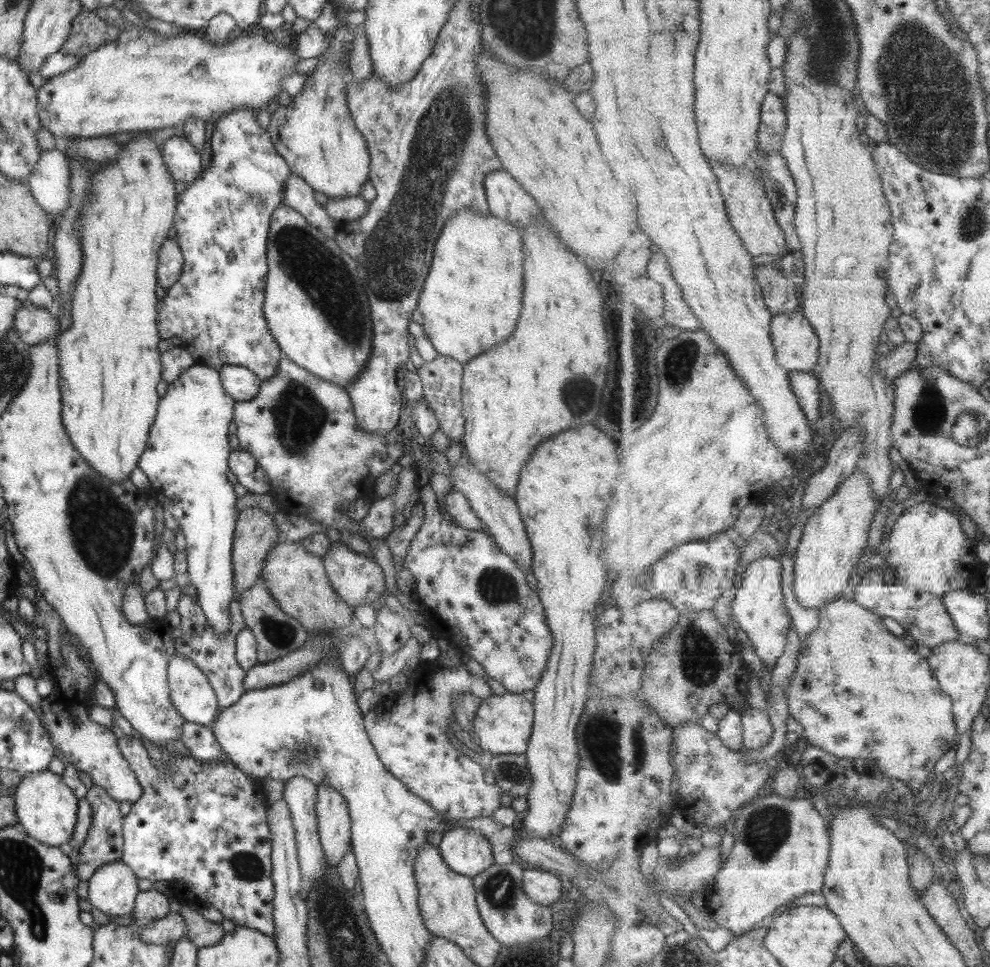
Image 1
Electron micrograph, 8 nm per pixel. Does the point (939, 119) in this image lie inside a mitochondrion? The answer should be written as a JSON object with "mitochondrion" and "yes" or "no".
{"mitochondrion":"yes"}

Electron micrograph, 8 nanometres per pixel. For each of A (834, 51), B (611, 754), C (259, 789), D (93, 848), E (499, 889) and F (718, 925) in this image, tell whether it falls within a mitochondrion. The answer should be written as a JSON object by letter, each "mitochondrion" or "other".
{"A":"mitochondrion","B":"mitochondrion","C":"other","D":"other","E":"mitochondrion","F":"other"}

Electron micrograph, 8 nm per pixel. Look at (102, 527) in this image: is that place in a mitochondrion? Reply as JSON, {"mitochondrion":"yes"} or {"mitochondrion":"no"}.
{"mitochondrion":"yes"}

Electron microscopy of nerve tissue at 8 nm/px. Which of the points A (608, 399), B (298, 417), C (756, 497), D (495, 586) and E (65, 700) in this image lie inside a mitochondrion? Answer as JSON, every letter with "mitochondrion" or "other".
{"A":"mitochondrion","B":"mitochondrion","C":"other","D":"mitochondrion","E":"other"}

